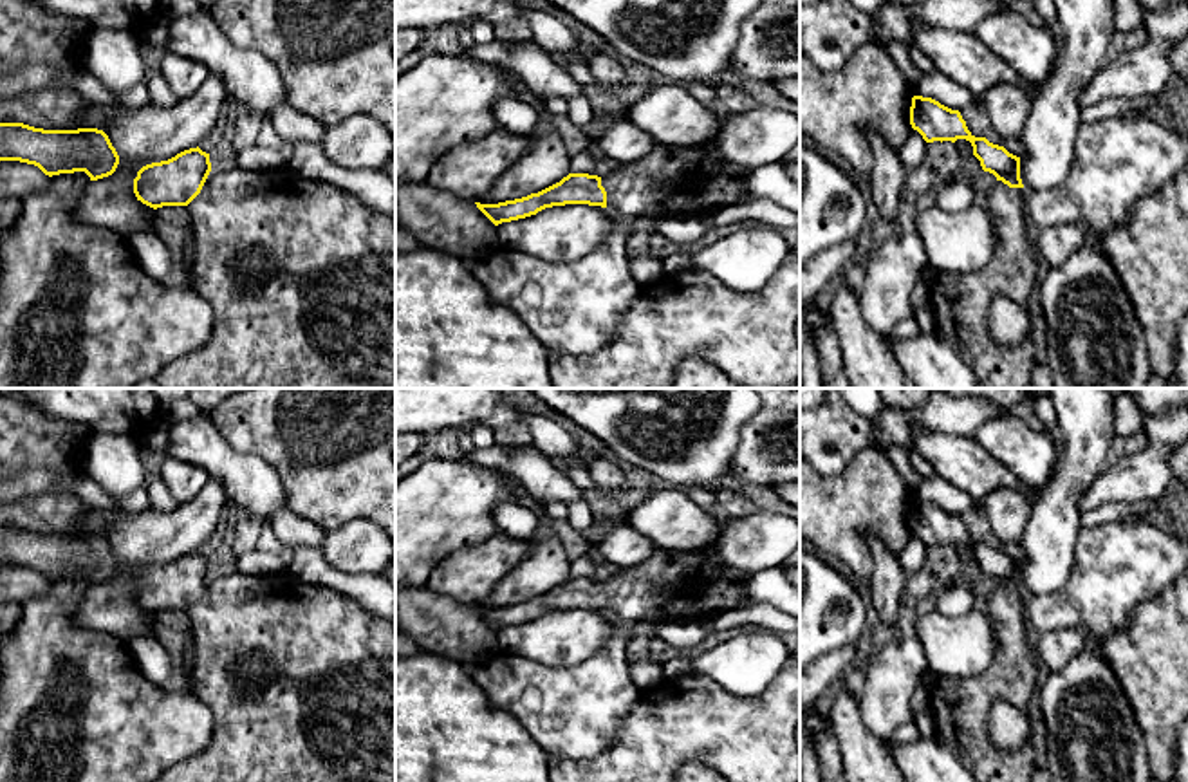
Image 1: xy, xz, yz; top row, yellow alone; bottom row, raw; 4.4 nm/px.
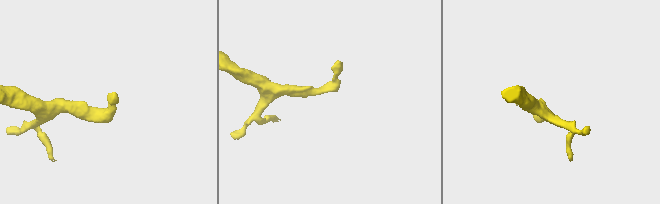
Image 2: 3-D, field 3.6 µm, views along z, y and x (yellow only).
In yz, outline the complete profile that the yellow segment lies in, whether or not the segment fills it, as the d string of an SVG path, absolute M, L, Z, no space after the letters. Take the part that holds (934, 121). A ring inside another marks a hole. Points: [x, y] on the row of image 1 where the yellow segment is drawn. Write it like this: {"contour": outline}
{"contour": "M912 98L910 125L926 143L970 141L982 170L997 177L988 197L997 233L995 253L975 273L937 273L930 285L935 334L959 350L982 388L1035 388L1031 334L1020 345L1006 347L988 327L988 312L997 294L1024 309L1035 300L1038 253L1027 240L1027 191L1020 179L1020 157L986 137L975 137L959 110L932 98Z"}

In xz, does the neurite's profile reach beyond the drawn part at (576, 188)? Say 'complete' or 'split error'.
split error

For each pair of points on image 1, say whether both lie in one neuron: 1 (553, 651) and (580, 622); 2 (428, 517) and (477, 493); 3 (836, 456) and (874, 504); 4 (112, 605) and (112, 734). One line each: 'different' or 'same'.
1: same
2: same
3: different
4: different

